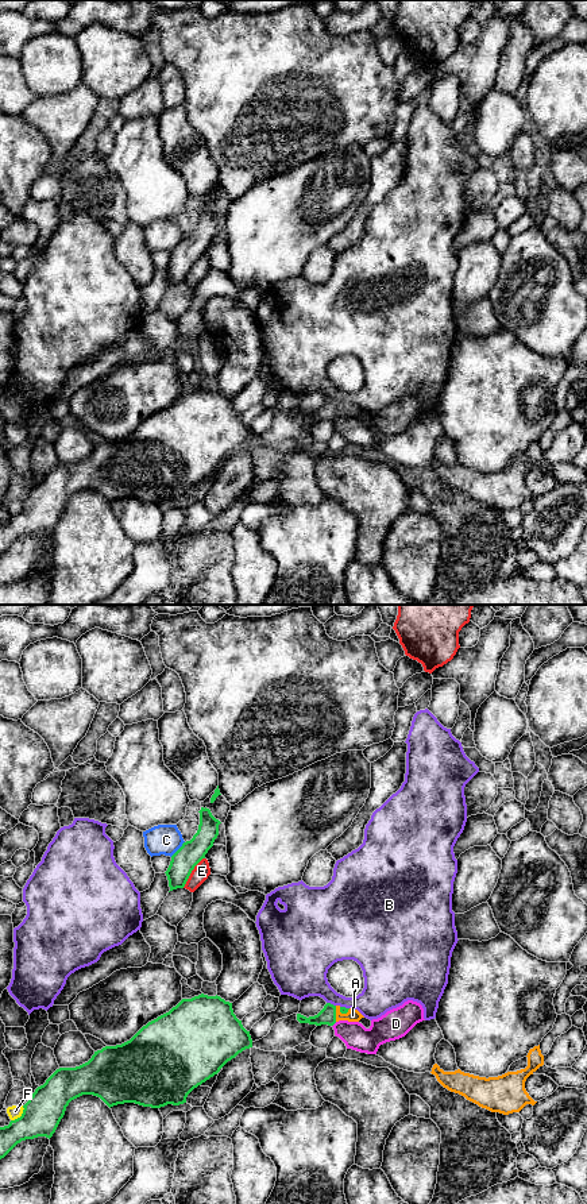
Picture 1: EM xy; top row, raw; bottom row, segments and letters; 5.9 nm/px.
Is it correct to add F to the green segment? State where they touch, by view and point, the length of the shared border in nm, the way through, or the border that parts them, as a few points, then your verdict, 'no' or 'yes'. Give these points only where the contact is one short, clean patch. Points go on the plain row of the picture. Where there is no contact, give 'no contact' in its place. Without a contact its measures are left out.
contact xy (22, 510); length 120 nm; no

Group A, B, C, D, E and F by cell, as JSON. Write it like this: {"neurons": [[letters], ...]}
{"neurons": [["A"], ["B"], ["C"], ["D"], ["E"], ["F"]]}

